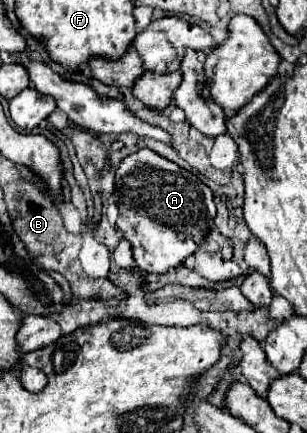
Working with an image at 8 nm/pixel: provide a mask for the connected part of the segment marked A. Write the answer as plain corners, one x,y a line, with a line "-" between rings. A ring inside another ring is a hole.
140,148
120,162
116,170
114,198
120,210
116,222
118,230
122,230
124,238
132,244
138,268
154,274
164,274
194,254
198,244
210,232
216,216
212,190
198,180
198,176
160,158
150,148
-
172,234
188,234
188,238
178,240
172,238

